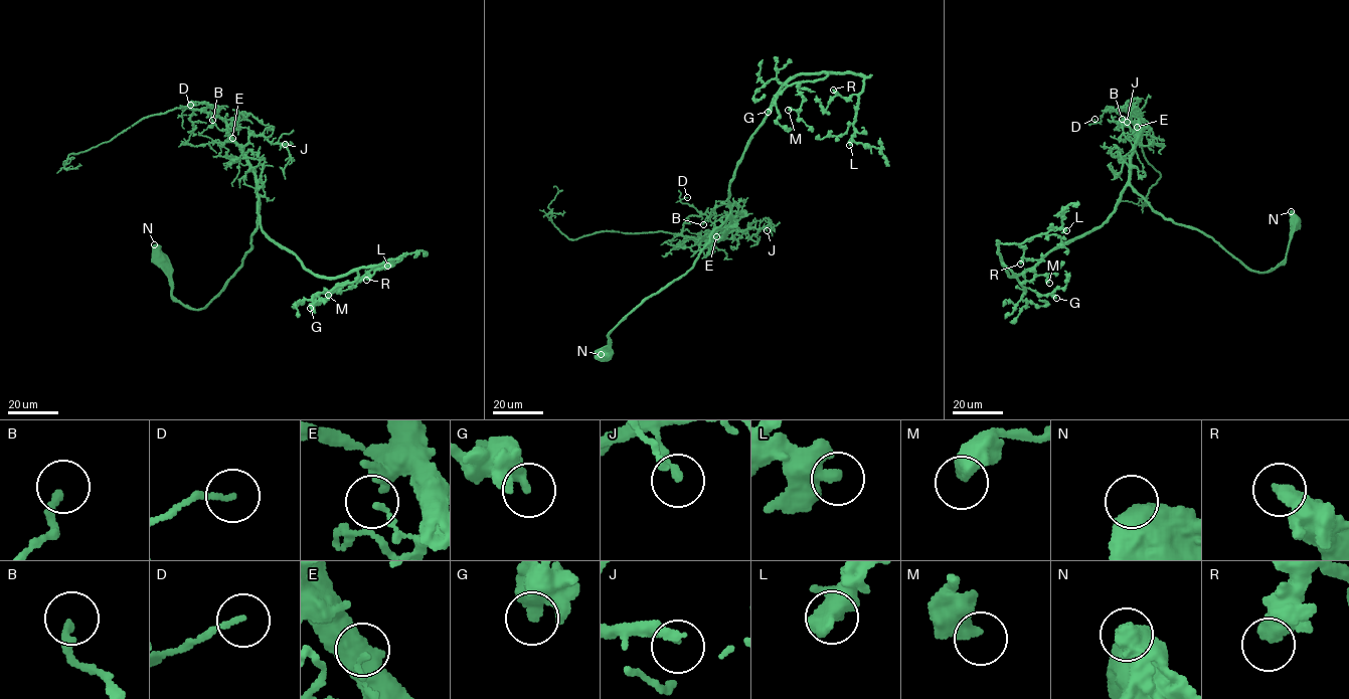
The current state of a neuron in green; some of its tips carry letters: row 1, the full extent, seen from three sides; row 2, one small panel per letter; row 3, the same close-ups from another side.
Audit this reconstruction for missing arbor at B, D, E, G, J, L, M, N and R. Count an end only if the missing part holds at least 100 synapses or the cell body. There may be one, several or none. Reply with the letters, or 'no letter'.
no letter

